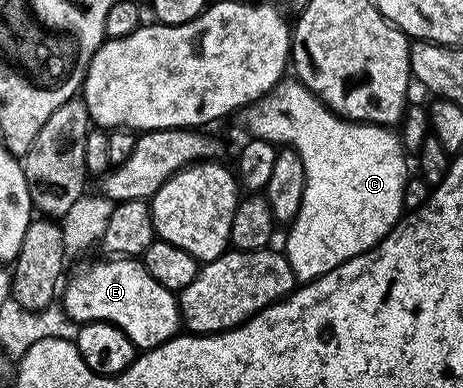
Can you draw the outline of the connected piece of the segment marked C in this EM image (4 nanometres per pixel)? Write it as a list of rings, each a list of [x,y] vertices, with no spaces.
[[[294,77],[279,81],[272,92],[249,104],[244,113],[249,136],[277,145],[290,145],[291,150],[302,157],[302,169],[306,169],[302,205],[296,220],[287,228],[288,240],[282,246],[283,254],[288,256],[288,264],[297,280],[317,279],[330,273],[330,269],[338,269],[338,265],[350,261],[350,257],[358,257],[376,247],[389,235],[393,225],[400,222],[404,211],[402,193],[410,178],[410,171],[404,160],[404,143],[393,128],[380,127],[377,123],[356,123],[336,115]]]

